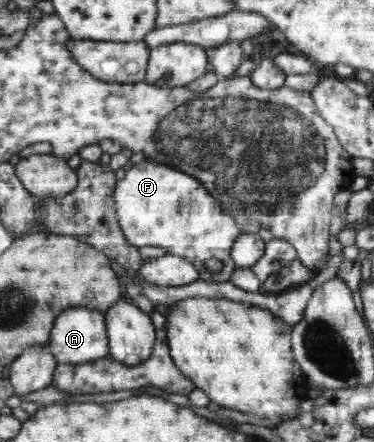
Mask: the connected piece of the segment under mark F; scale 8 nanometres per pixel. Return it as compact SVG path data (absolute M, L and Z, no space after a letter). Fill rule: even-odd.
M142 160L134 164L123 179L117 181L115 188L116 217L128 243L137 248L151 245L165 249L165 253L184 257L196 267L200 280L228 281L236 269L232 260L231 247L241 227L235 219L222 210L216 199L196 178L170 166L154 161ZM209 259L224 262L218 273L206 269L204 263Z

